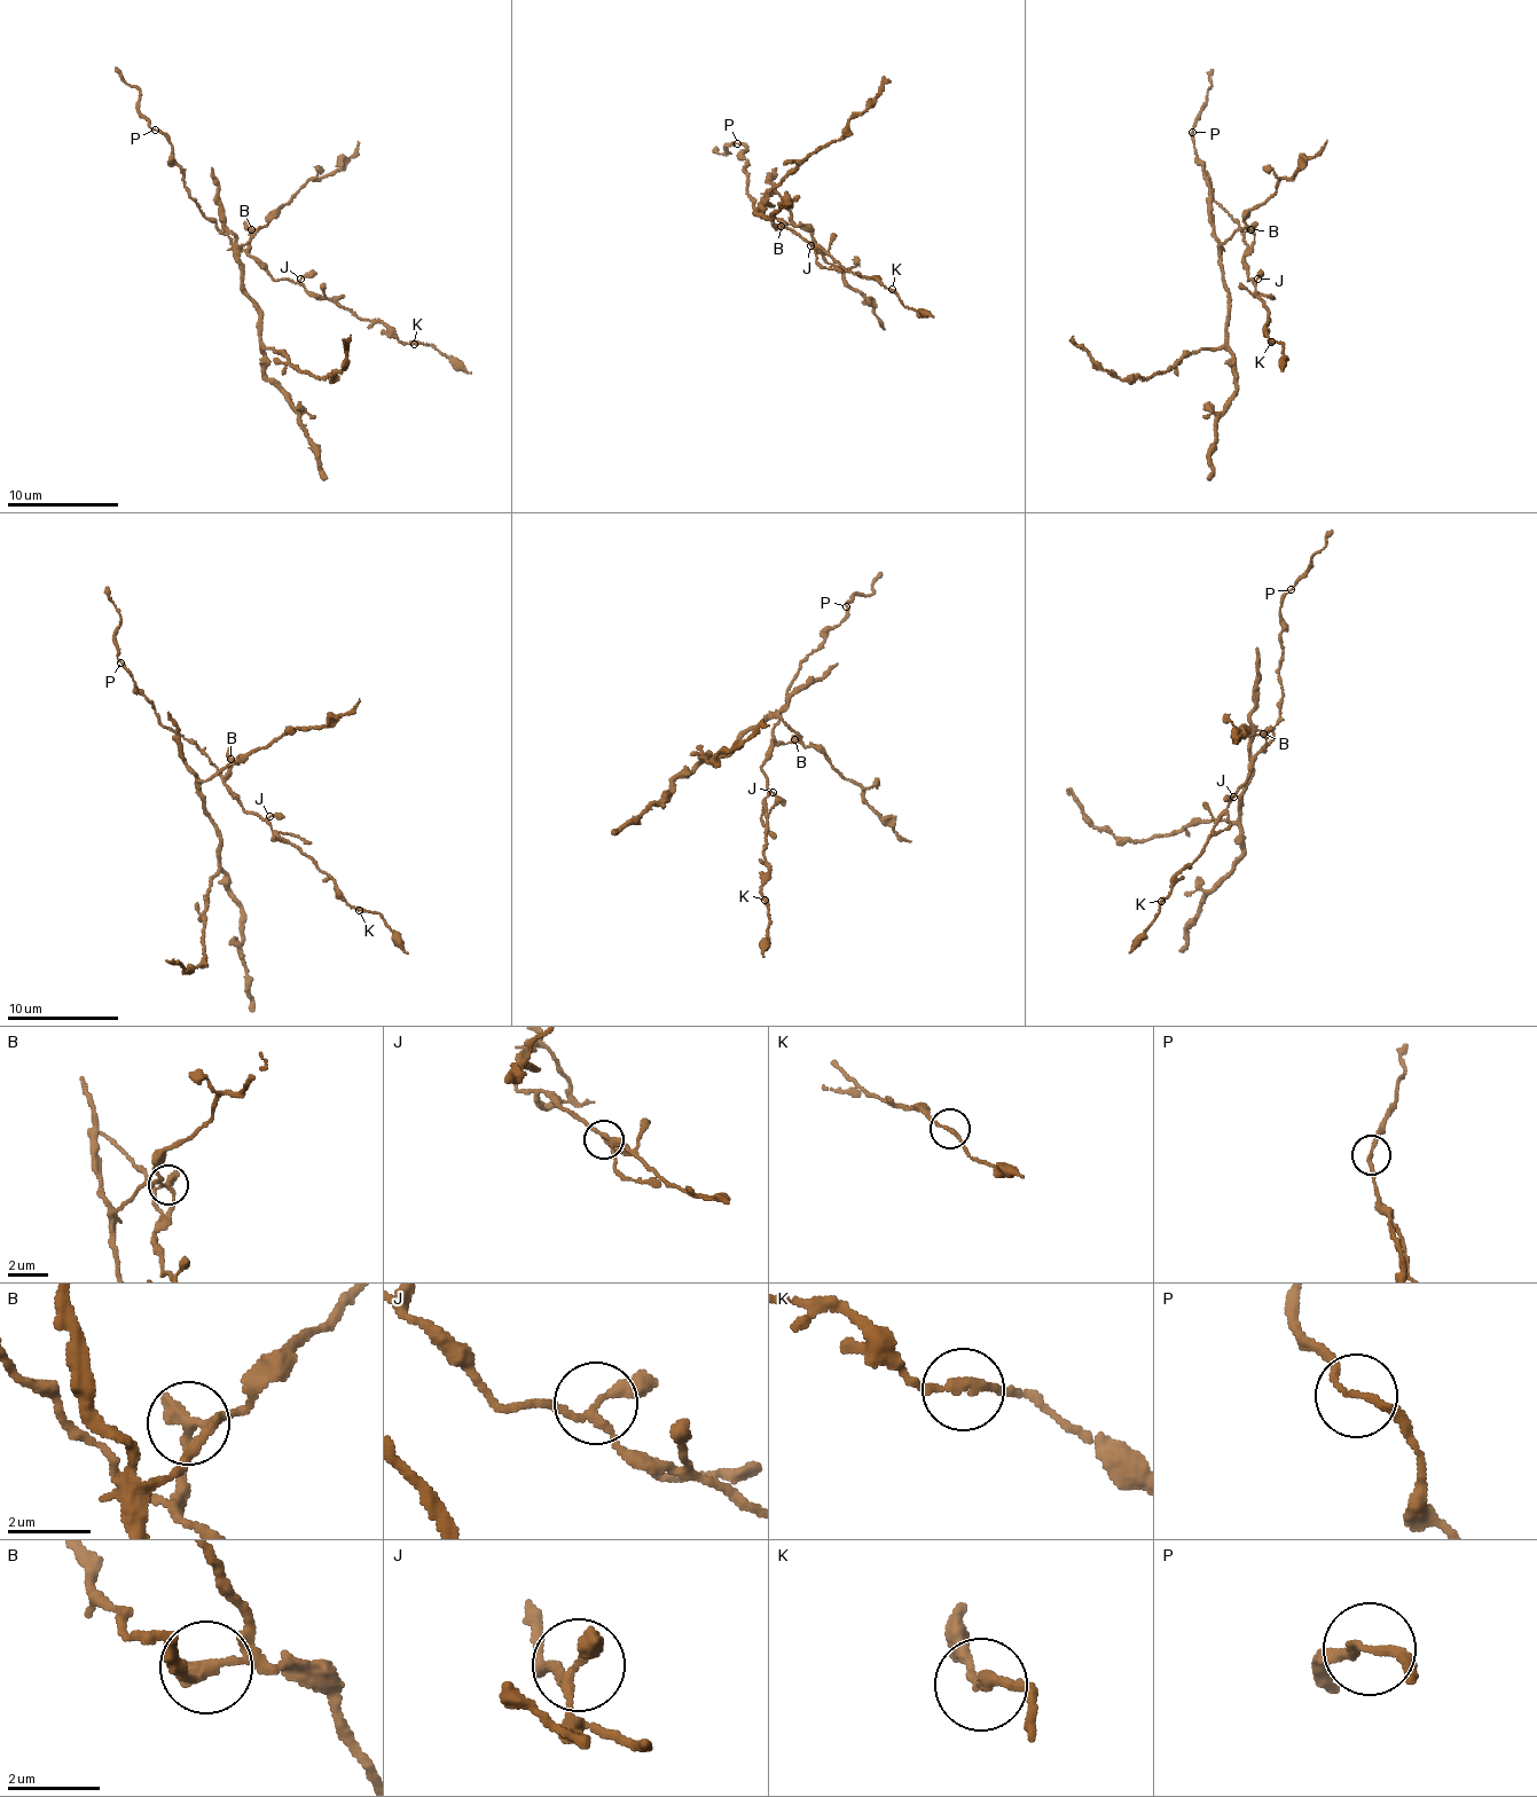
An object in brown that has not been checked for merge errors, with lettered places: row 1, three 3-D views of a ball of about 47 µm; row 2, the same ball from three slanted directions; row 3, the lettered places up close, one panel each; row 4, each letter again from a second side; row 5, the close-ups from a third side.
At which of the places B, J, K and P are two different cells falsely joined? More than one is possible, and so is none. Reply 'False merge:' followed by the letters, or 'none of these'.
False merge: B, P

